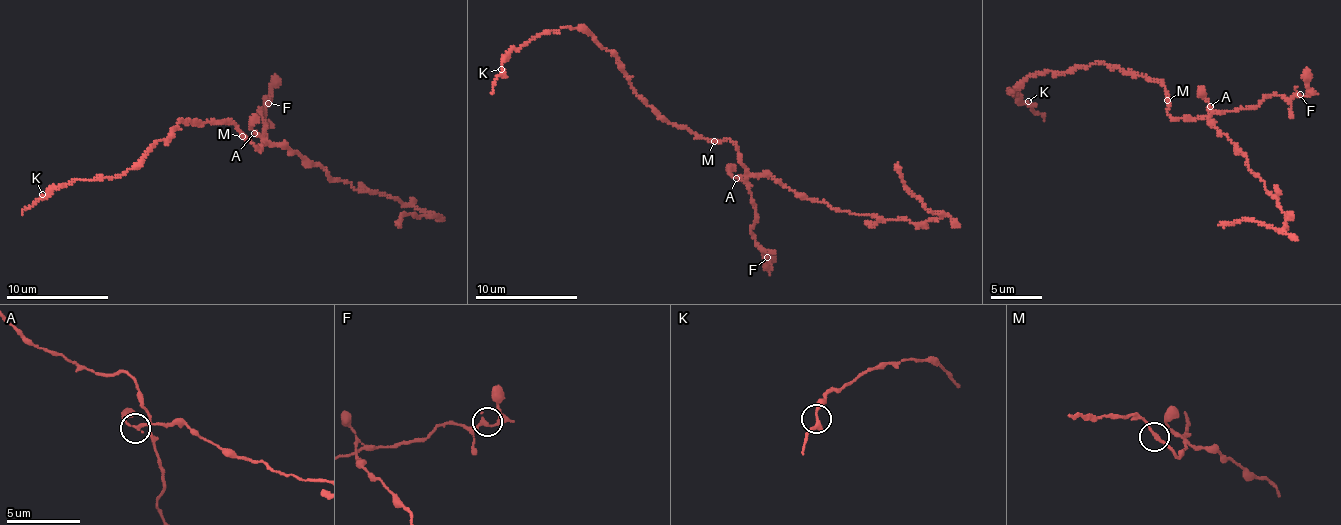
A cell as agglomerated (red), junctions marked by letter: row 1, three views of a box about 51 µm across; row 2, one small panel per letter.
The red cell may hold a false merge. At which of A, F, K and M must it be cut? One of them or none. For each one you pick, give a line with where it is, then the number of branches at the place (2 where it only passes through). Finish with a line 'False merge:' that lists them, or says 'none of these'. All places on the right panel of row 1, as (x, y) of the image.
A: Place: (1210, 106). Branches: 2
False merge: A

